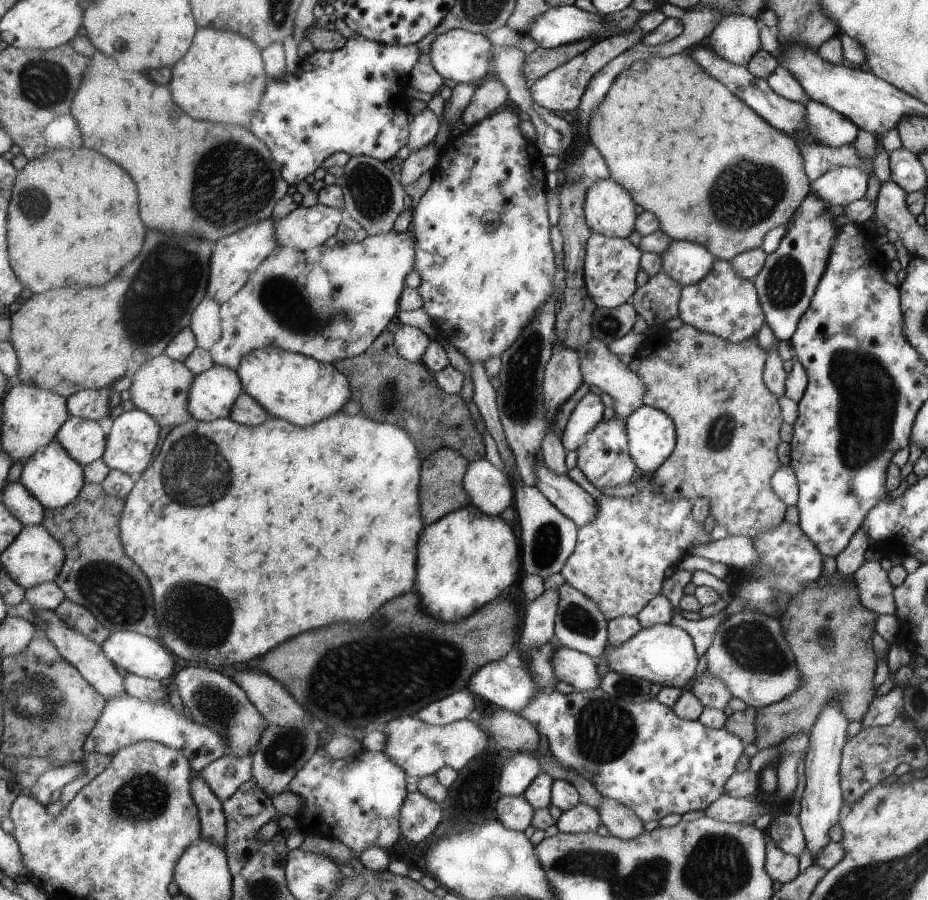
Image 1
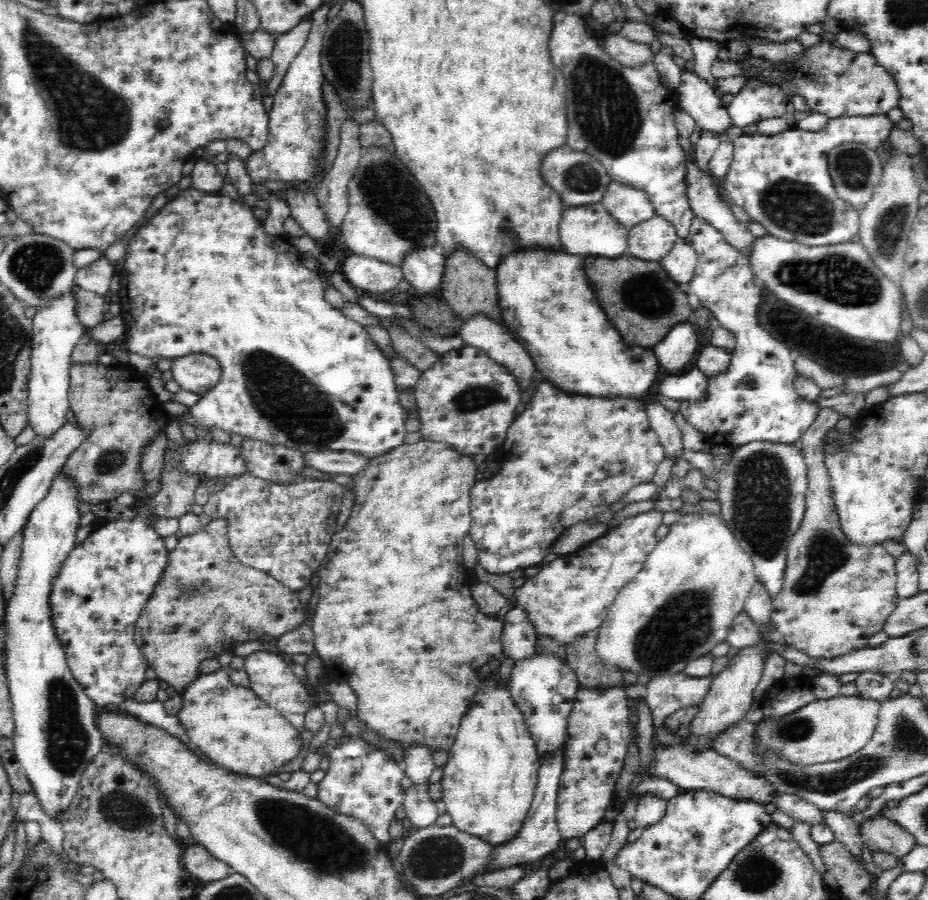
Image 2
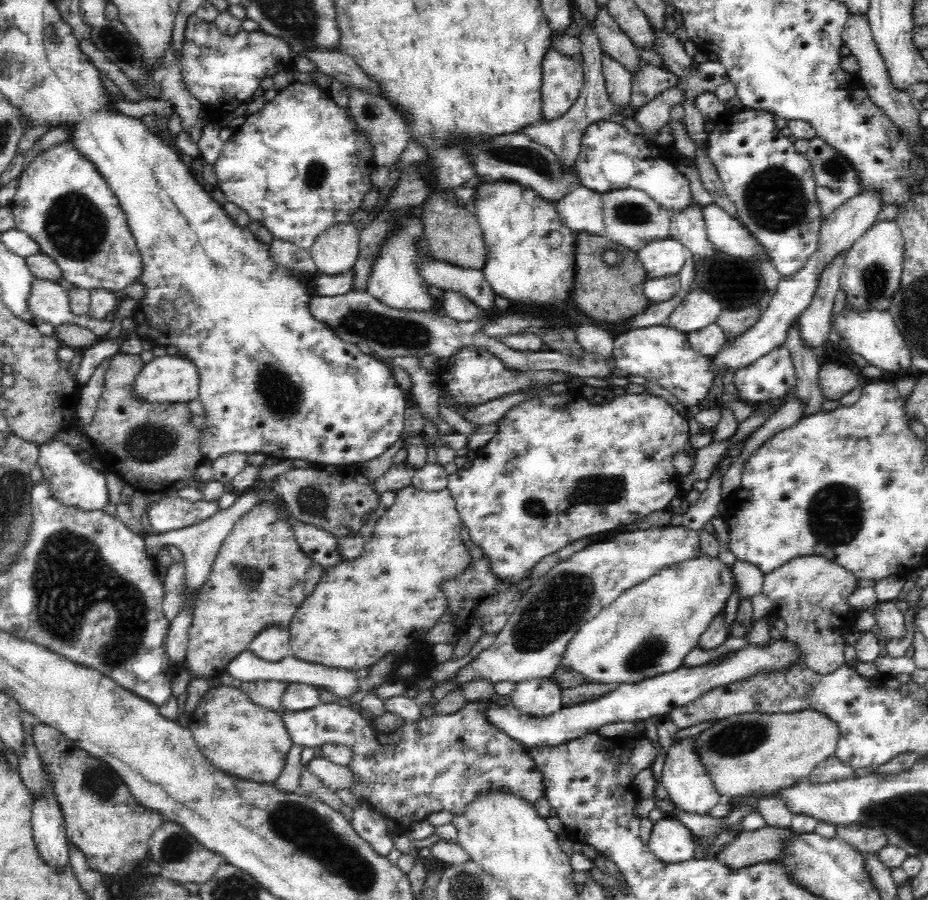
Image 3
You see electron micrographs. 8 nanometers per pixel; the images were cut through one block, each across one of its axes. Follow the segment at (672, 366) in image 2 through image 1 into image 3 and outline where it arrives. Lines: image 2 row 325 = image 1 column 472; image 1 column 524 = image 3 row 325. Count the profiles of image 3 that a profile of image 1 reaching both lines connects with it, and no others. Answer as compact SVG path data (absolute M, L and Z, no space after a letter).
M691 288L687 298L678 304L668 322L676 331L688 334L716 323L722 312L722 304L714 296L702 289Z

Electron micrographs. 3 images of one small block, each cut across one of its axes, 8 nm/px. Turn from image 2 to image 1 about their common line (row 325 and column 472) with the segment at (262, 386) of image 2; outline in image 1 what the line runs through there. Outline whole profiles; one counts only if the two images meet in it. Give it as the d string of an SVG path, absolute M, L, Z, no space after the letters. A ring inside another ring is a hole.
M509 104L496 109L493 113L482 118L477 124L468 126L456 138L447 140L439 149L437 164L432 172L431 183L423 195L419 198L417 205L411 211L410 232L414 234L417 241L417 254L415 255L415 272L419 276L417 292L421 297L421 309L432 321L438 338L435 341L453 347L468 362L485 362L485 360L500 356L503 351L511 346L522 334L526 326L538 315L539 308L550 299L555 292L555 268L553 268L553 251L549 242L549 222L545 212L545 182L543 182L543 164L541 154L533 146L531 140L523 138L523 134L517 130L517 116L507 110ZM503 174L505 174L505 188L507 182L511 182L511 190L505 192L505 214L503 214Z

